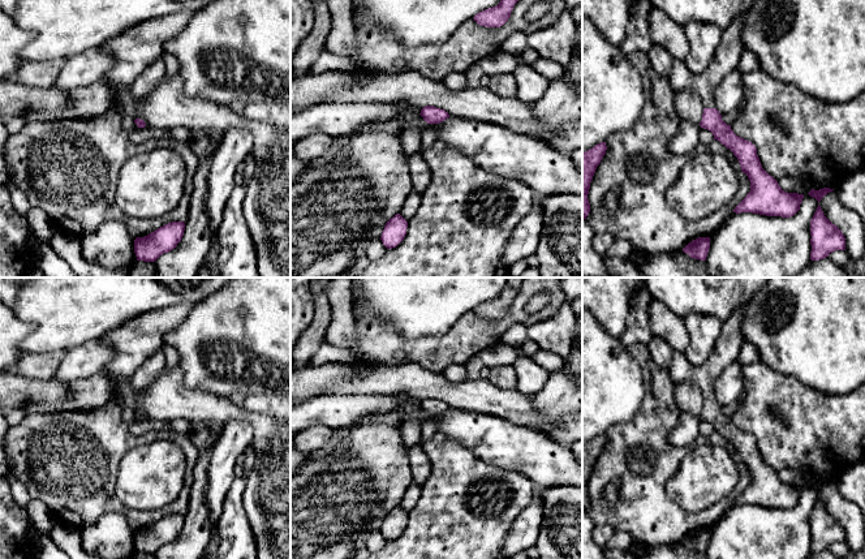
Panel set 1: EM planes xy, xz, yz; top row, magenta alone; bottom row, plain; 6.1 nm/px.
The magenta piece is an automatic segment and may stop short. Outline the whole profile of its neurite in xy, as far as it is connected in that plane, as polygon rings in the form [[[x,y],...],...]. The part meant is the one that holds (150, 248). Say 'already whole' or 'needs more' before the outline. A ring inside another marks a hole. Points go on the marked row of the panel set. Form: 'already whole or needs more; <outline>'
already whole; [[[172,222],[145,237],[137,237],[134,240],[137,261],[155,262],[162,254],[177,246],[184,236],[184,231],[184,222]]]

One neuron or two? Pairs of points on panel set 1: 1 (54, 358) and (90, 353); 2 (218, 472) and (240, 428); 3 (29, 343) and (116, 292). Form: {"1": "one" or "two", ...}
{"1": "two", "2": "one", "3": "one"}

